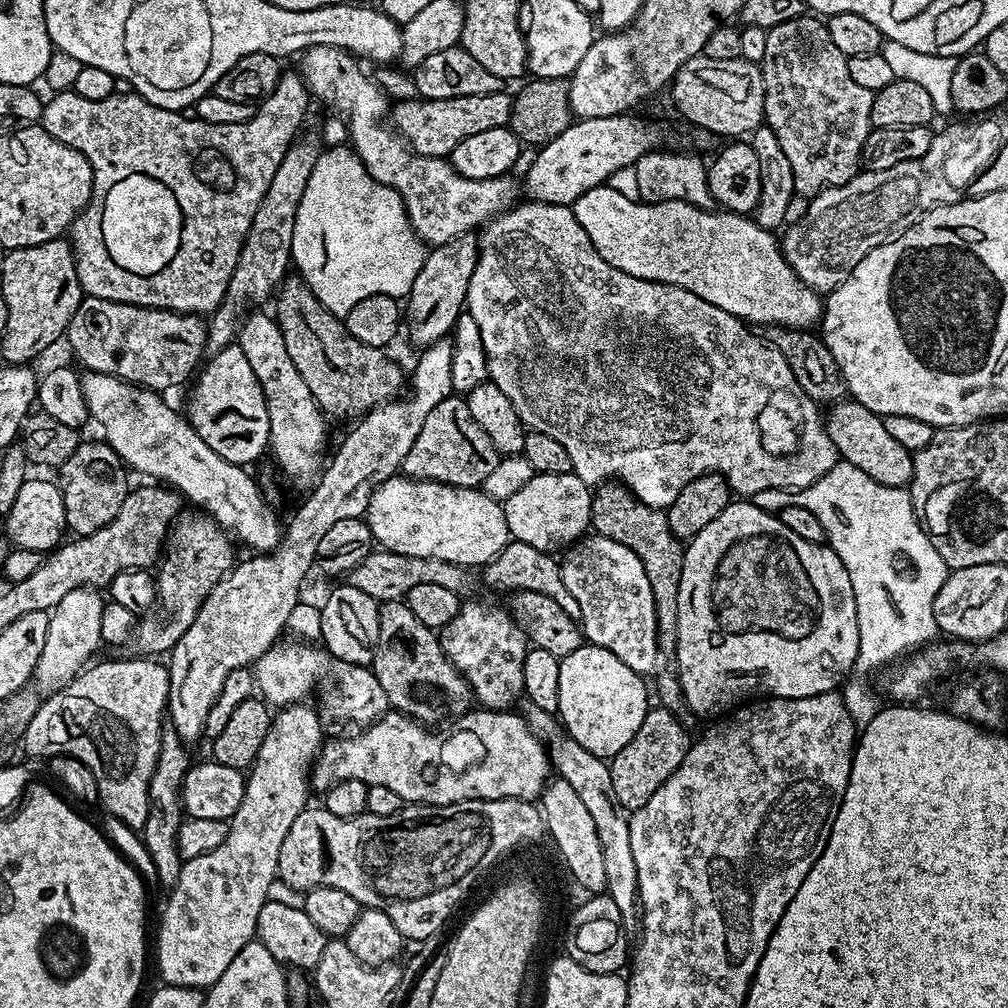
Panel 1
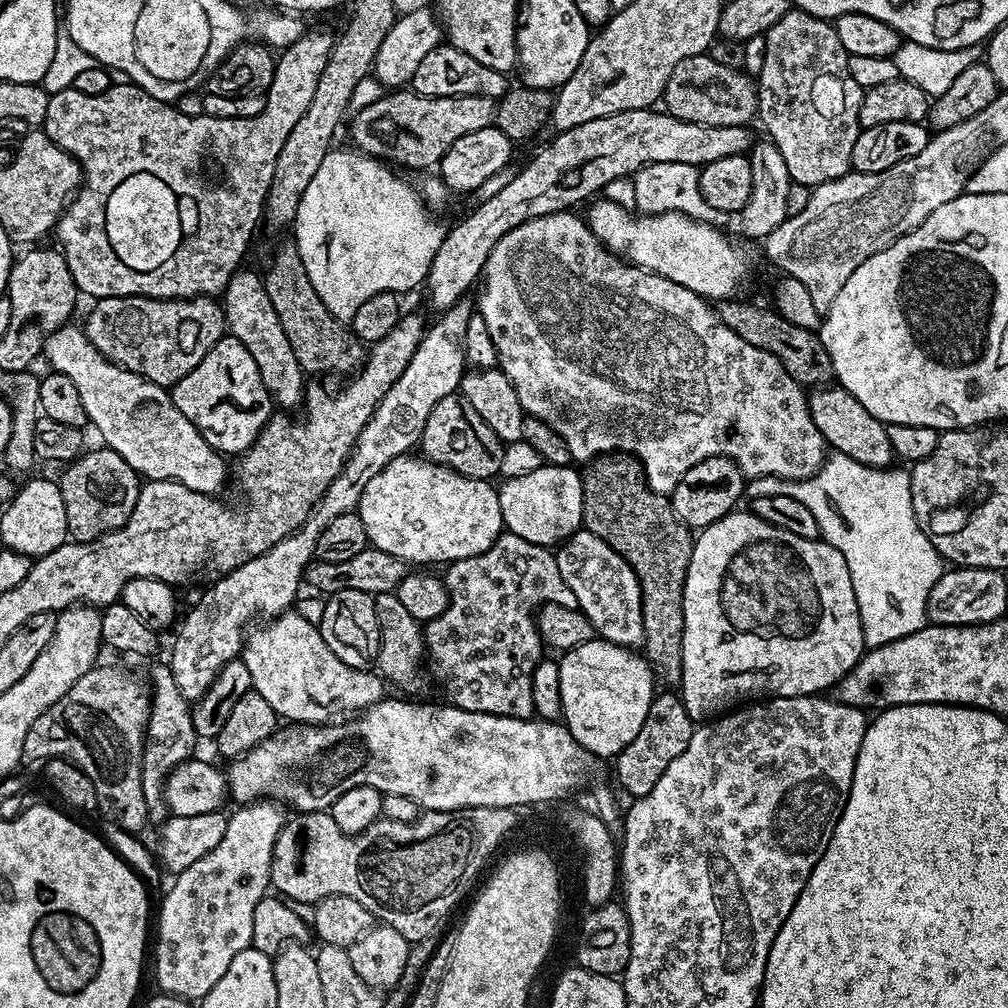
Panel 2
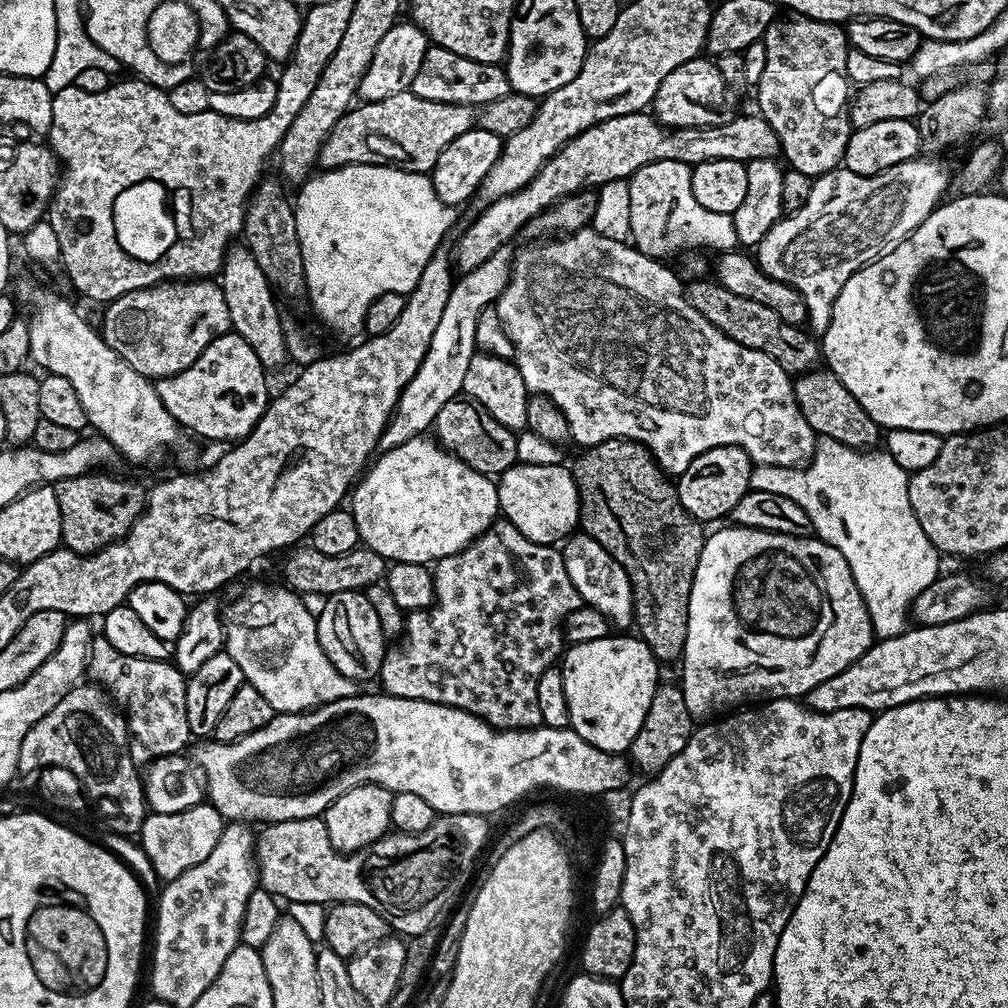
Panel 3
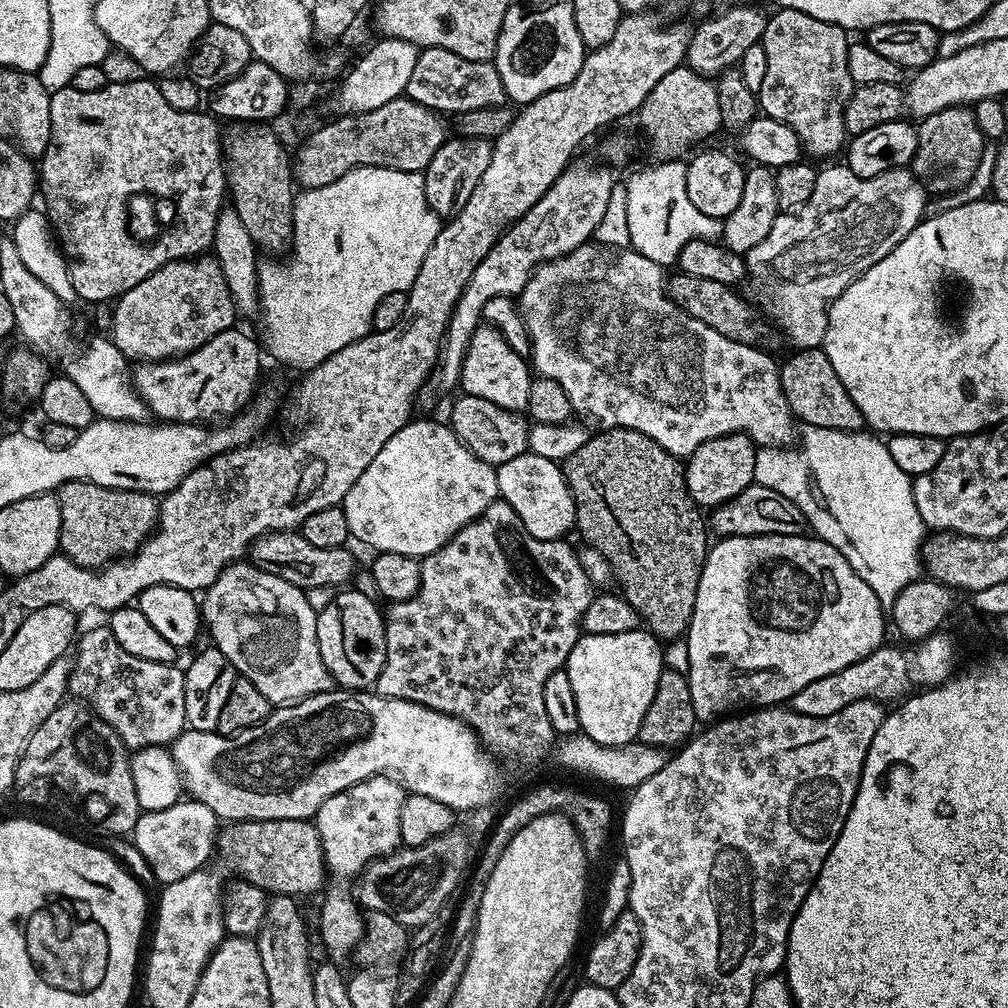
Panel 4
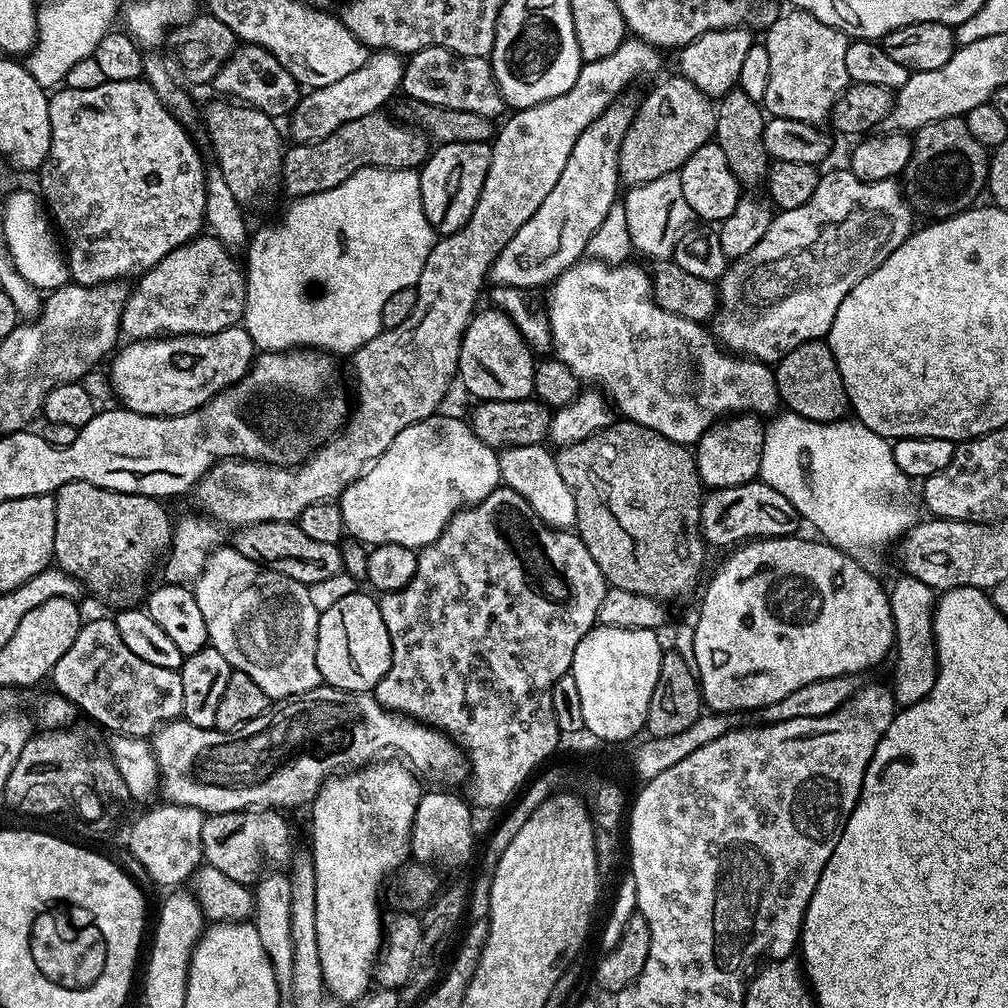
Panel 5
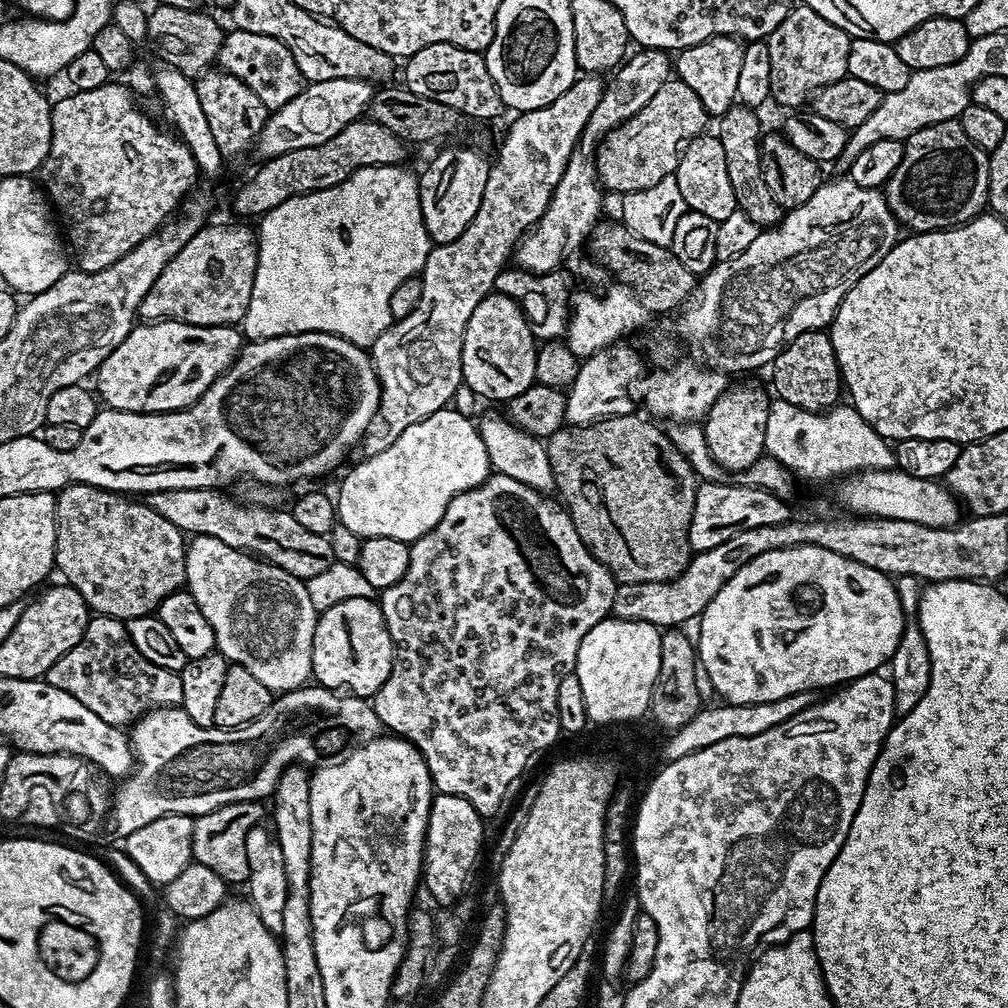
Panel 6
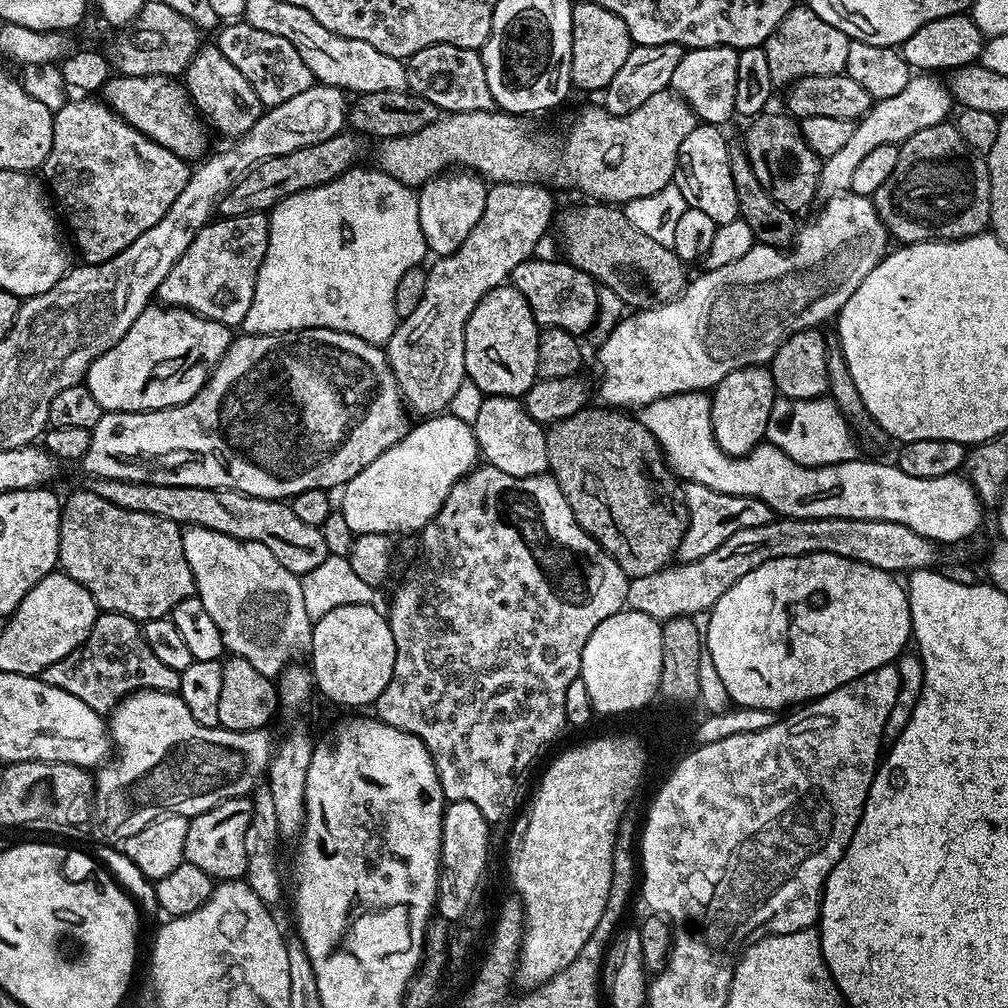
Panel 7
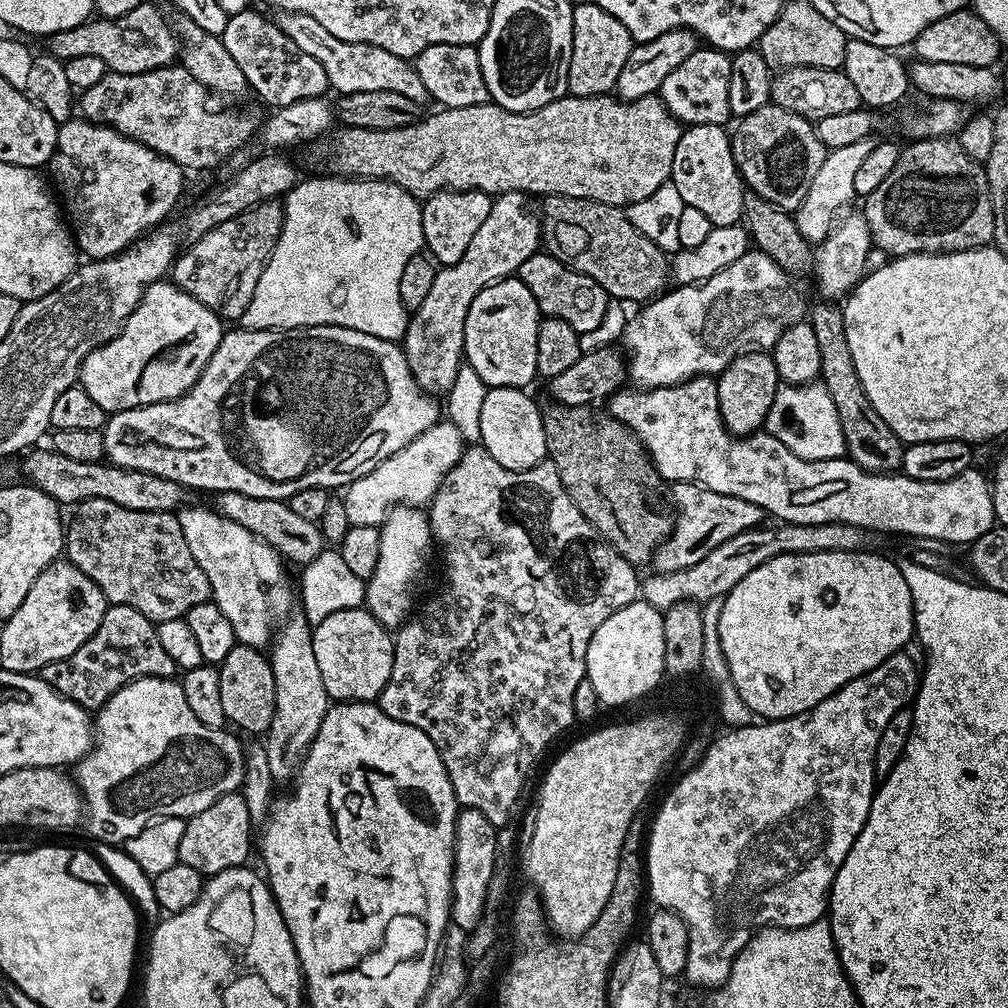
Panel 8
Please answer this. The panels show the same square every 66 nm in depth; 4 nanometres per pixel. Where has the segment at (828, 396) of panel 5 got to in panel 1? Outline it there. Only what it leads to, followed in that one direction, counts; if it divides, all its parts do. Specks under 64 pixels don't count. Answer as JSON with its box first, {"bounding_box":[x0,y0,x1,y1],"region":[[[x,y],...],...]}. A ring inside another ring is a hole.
{"bounding_box":[826,398,913,488],"region":[[[845,398],[839,404],[833,404],[826,412],[826,427],[830,434],[830,442],[834,442],[837,457],[845,464],[858,466],[862,474],[870,474],[882,486],[894,486],[895,488],[908,488],[912,483],[912,458],[913,453],[906,450],[906,446],[900,445],[898,441],[886,431],[884,417],[876,412],[866,410],[859,402],[851,398]]]}

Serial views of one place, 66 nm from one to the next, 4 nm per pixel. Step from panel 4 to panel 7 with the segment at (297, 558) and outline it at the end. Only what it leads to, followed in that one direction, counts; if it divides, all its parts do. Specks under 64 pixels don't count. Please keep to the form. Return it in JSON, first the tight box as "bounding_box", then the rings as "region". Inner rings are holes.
{"bounding_box":[90,479,329,577],"region":[[[93,479],[90,491],[114,502],[122,510],[138,514],[154,514],[181,526],[200,524],[210,530],[218,530],[227,536],[250,542],[262,542],[286,570],[303,577],[308,571],[325,562],[329,556],[326,538],[319,528],[300,521],[294,510],[283,500],[254,498],[229,488],[199,488],[198,486],[158,486],[146,482]]]}

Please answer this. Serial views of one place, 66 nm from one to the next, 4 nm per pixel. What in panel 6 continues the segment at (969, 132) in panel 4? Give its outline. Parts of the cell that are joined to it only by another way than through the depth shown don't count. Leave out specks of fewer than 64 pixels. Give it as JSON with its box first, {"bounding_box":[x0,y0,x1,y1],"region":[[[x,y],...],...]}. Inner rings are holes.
{"bounding_box":[882,120,989,233],"region":[[[959,120],[938,122],[934,126],[926,126],[904,141],[902,162],[898,162],[898,170],[882,191],[890,210],[894,214],[897,225],[904,224],[913,233],[940,232],[943,228],[956,228],[967,220],[985,211],[988,202],[988,158],[989,153],[983,152],[962,130]]]}

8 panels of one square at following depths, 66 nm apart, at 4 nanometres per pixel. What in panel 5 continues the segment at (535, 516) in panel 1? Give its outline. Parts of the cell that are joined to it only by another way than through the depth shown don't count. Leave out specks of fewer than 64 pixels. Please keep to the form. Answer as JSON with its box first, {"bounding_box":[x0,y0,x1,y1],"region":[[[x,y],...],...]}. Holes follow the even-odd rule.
{"bounding_box":[499,444,576,529],"region":[[[541,444],[510,447],[499,453],[499,470],[505,487],[522,494],[535,514],[550,528],[571,529],[576,523],[576,502],[556,466],[553,451]]]}

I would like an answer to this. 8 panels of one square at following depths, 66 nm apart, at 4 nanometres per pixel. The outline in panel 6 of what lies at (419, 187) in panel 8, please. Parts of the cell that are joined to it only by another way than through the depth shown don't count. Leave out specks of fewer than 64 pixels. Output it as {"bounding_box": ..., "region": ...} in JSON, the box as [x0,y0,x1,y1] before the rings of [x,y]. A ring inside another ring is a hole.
{"bounding_box":[596,78,710,194],"region":[[[670,78],[624,124],[619,124],[613,132],[609,132],[596,149],[596,174],[609,193],[627,194],[646,190],[662,182],[662,178],[675,173],[684,147],[696,136],[705,135],[704,128],[710,123],[707,110],[698,99],[698,94],[686,86],[679,78]]]}

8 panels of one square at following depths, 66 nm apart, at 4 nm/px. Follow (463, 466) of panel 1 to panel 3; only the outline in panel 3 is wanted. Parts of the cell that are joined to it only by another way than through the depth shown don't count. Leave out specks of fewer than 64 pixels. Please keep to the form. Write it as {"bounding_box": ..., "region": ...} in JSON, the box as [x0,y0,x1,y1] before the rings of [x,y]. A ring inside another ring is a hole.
{"bounding_box":[434,394,517,478],"region":[[[463,394],[456,396],[450,402],[446,402],[442,410],[438,410],[434,436],[446,451],[452,452],[459,460],[466,462],[466,466],[493,478],[498,477],[500,473],[517,463],[517,433],[511,428],[502,426],[498,418],[494,418],[470,396]]]}

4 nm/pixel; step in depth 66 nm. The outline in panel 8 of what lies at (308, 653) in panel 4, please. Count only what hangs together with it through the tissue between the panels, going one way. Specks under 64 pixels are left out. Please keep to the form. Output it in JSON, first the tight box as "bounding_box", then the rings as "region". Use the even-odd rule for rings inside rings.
{"bounding_box":[178,507,294,650],"region":[[[181,507],[178,512],[182,534],[186,546],[190,546],[190,554],[194,556],[194,561],[209,579],[212,587],[211,603],[216,604],[218,610],[226,616],[239,643],[259,650],[271,645],[278,625],[293,611],[294,588],[293,585],[292,588],[288,585],[288,580],[284,577],[285,565],[282,563],[280,553],[254,534],[250,534],[250,530],[246,530],[244,526],[238,526],[236,522],[223,516],[215,507],[188,507]]]}

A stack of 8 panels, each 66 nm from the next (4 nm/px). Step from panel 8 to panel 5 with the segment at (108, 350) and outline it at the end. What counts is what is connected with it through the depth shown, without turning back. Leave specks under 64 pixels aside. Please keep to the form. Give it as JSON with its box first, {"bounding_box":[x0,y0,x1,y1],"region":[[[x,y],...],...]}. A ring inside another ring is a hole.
{"bounding_box":[111,326,258,416],"region":[[[242,326],[227,328],[205,336],[168,334],[163,338],[133,340],[125,345],[124,349],[121,347],[111,357],[111,360],[113,359],[112,388],[116,391],[117,398],[120,399],[117,401],[123,407],[129,412],[137,412],[143,416],[181,416],[187,412],[193,412],[195,408],[204,405],[207,400],[215,398],[229,384],[237,384],[252,367],[253,359],[258,352],[250,334]]]}

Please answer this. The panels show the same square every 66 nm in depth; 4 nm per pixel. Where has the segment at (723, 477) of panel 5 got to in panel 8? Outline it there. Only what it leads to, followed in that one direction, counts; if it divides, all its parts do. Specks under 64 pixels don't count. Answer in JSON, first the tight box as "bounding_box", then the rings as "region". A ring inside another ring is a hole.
{"bounding_box":[715,352,782,436],"region":[[[747,352],[723,372],[715,377],[718,386],[718,406],[722,414],[722,422],[734,436],[749,436],[751,432],[759,432],[765,427],[770,406],[774,406],[776,391],[781,388],[782,381],[774,366],[774,358],[768,352]]]}

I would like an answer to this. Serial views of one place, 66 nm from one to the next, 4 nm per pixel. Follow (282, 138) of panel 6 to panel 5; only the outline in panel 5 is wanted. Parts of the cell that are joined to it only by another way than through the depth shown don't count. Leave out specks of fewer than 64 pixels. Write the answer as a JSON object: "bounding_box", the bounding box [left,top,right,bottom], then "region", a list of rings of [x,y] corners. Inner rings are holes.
{"bounding_box":[290,50,405,144],"region":[[[376,50],[369,55],[366,66],[362,66],[362,70],[354,70],[354,74],[346,74],[346,78],[341,78],[339,82],[330,82],[330,86],[305,91],[305,96],[303,93],[297,99],[296,106],[290,113],[293,136],[291,139],[297,144],[313,144],[334,134],[338,126],[346,126],[346,122],[354,122],[354,118],[362,118],[371,112],[381,111],[385,107],[384,103],[388,99],[391,101],[401,91],[404,65],[405,61],[401,53]]]}

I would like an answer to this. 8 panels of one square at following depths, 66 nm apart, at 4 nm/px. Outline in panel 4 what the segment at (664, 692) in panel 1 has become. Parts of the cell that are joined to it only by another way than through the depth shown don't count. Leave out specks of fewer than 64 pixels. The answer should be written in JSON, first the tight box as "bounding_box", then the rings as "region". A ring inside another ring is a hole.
{"bounding_box":[562,428,710,641],"region":[[[608,428],[593,433],[582,446],[578,448],[570,456],[570,458],[562,462],[562,469],[565,480],[573,495],[575,501],[576,523],[575,529],[582,536],[582,542],[585,545],[594,547],[608,561],[612,568],[613,579],[620,582],[621,595],[626,599],[637,613],[641,616],[641,621],[645,627],[657,639],[666,641],[685,635],[692,620],[694,610],[694,599],[697,598],[698,579],[701,577],[702,566],[710,547],[710,539],[708,540],[708,526],[701,509],[697,507],[693,499],[689,496],[688,487],[685,484],[685,476],[681,461],[669,454],[668,451],[662,449],[652,438],[641,431],[630,430],[629,428]]]}

